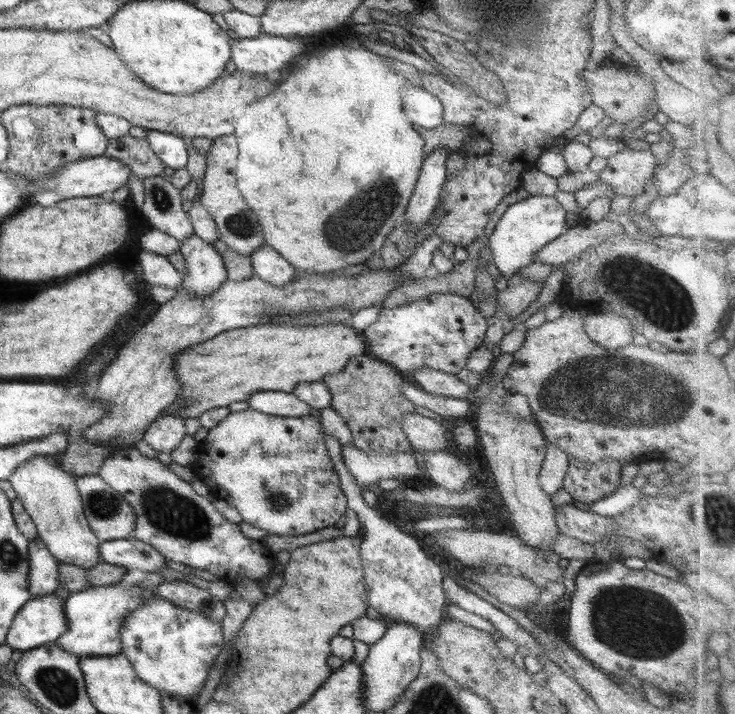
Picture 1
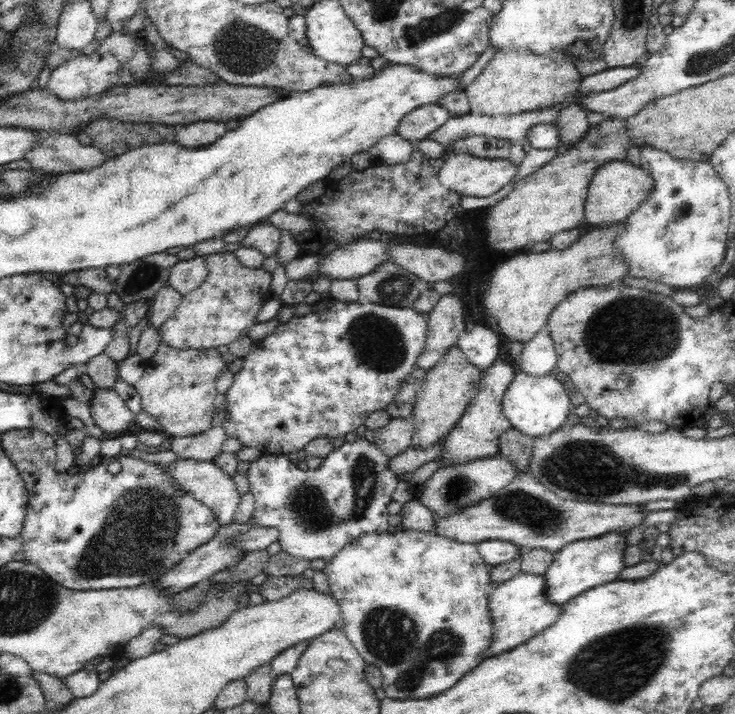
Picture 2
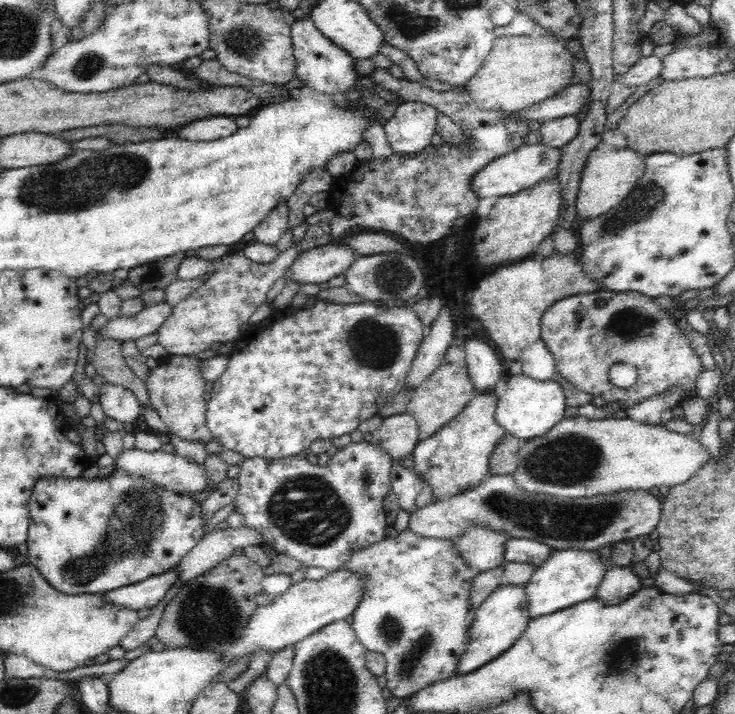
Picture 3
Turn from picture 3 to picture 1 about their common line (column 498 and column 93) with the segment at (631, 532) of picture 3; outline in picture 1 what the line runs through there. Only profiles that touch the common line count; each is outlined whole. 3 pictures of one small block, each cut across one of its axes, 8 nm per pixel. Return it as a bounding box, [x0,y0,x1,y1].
[76,475,136,541]

